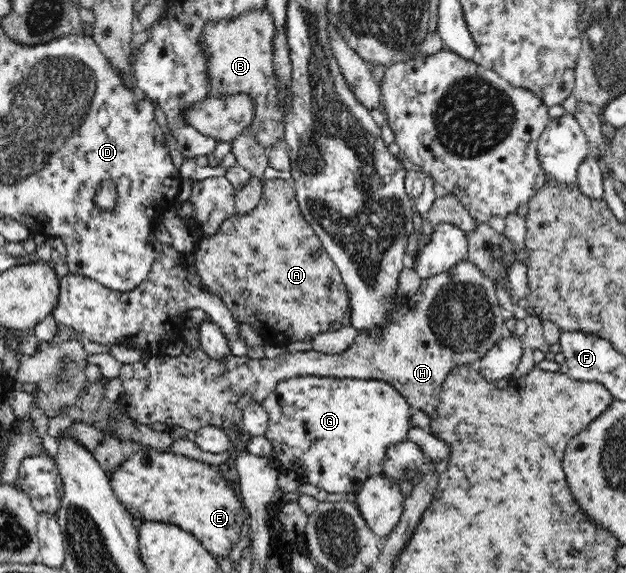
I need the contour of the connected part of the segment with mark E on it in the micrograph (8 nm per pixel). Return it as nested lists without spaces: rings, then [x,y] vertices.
[[[153,448],[133,454],[111,475],[115,495],[139,521],[176,525],[192,533],[213,557],[229,557],[243,535],[250,514],[221,469],[206,462]]]

